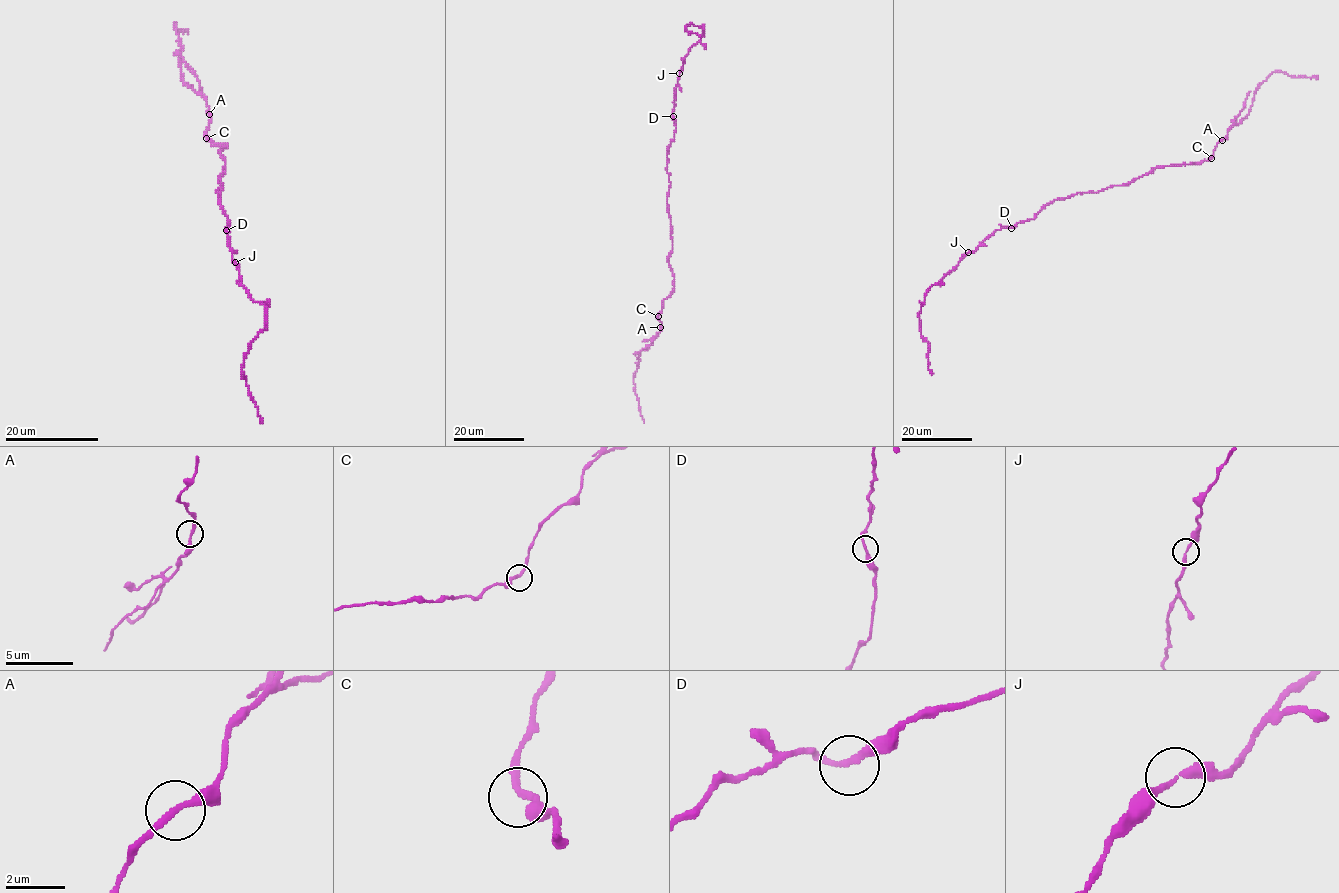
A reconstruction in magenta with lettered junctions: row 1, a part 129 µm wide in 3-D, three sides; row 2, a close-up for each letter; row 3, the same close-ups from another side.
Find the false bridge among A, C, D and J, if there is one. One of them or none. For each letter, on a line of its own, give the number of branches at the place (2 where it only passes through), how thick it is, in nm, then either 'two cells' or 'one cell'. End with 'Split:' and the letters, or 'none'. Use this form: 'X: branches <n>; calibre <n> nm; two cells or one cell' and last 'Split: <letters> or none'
A: branches 2; calibre 240 nm; one cell
C: branches 2; calibre 200 nm; one cell
D: branches 2; calibre 200 nm; one cell
J: branches 2; calibre 240 nm; one cell
Split: none

